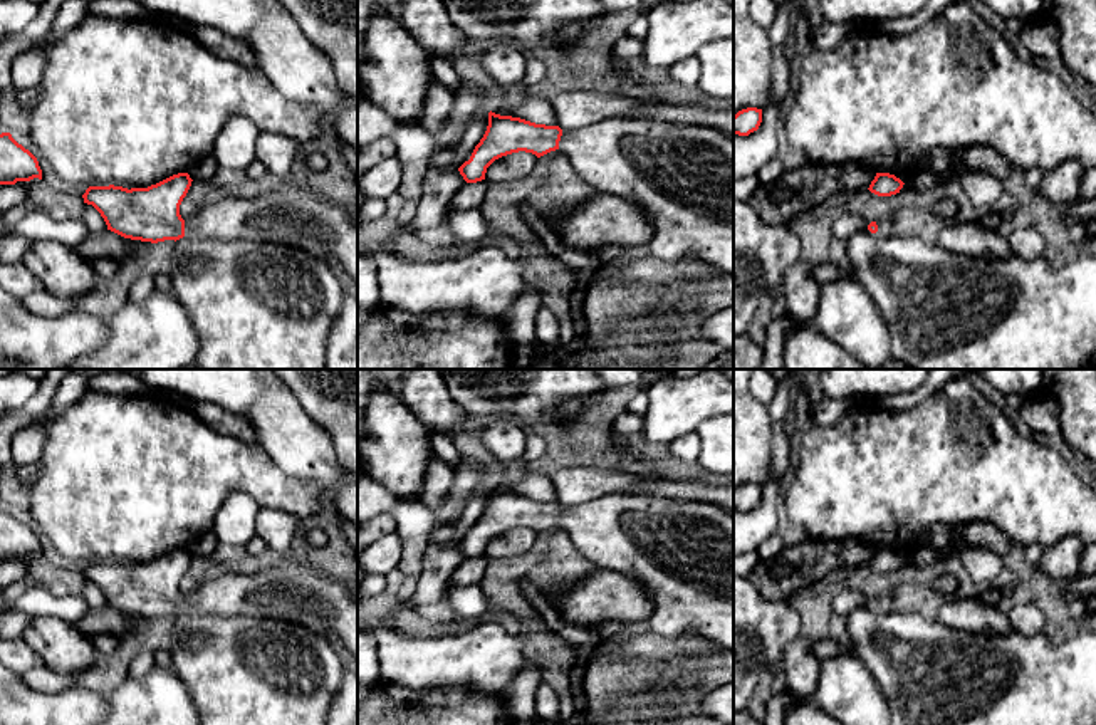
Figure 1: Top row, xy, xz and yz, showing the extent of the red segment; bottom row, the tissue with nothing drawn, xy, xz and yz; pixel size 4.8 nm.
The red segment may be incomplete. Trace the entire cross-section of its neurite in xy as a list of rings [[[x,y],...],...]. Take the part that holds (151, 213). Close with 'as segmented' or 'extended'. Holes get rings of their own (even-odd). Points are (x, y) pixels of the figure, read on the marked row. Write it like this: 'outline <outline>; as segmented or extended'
outline [[[262,133],[257,141],[257,159],[267,173],[280,176],[282,185],[269,195],[257,198],[227,198],[205,205],[191,218],[183,220],[180,205],[186,196],[191,178],[188,173],[173,175],[148,188],[123,186],[89,186],[82,195],[84,203],[92,205],[104,218],[107,230],[131,240],[164,242],[164,240],[258,240],[285,243],[299,248],[319,260],[332,257],[358,282],[358,222],[341,205],[322,200],[307,185],[294,176],[292,164],[299,158],[299,143],[272,133]]]; extended

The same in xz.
outline [[[490,111],[483,138],[458,171],[467,183],[477,183],[485,180],[487,168],[502,156],[525,151],[540,158],[556,149],[571,159],[586,185],[601,195],[633,203],[651,222],[651,257],[671,263],[695,255],[733,275],[733,134],[702,124],[631,117],[608,117],[579,129],[561,129]]]; extended

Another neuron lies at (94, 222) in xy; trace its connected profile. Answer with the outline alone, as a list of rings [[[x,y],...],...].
[[[86,203],[84,215],[81,220],[86,223],[91,233],[101,233],[107,230],[104,218],[92,205]]]

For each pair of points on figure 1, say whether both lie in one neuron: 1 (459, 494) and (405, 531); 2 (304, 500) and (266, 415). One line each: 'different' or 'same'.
1: same
2: different

